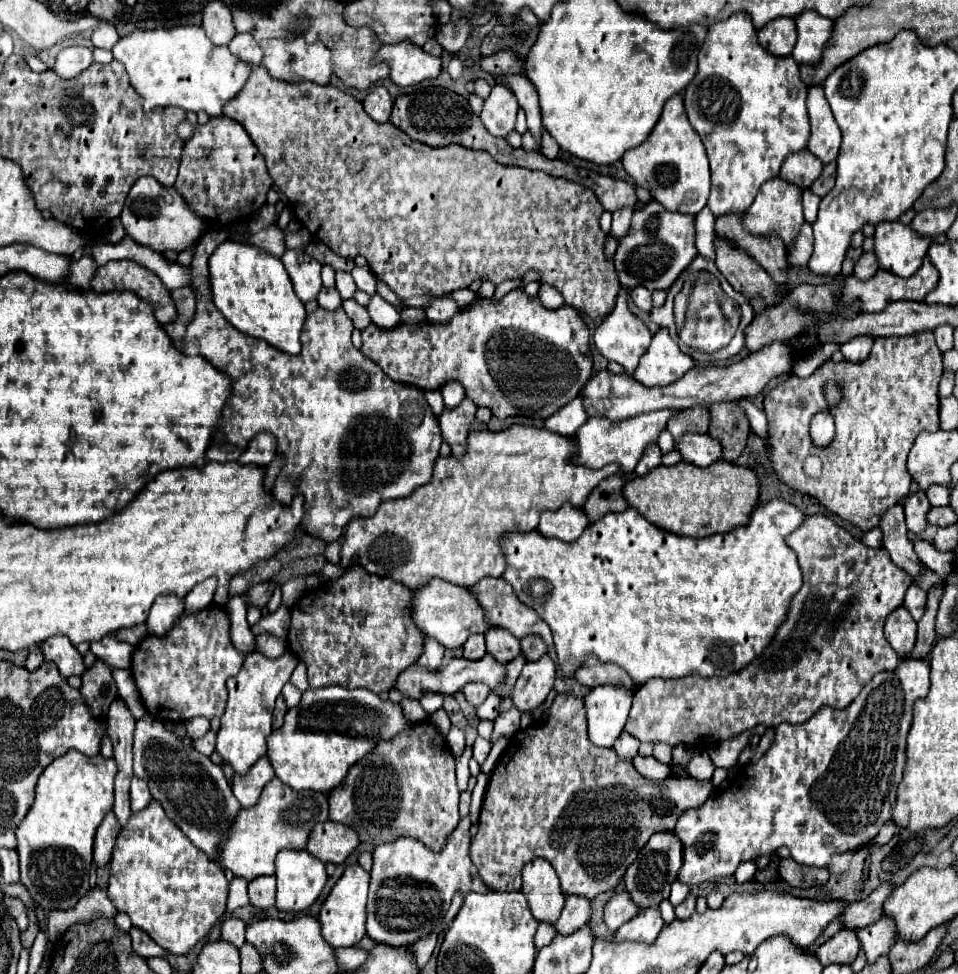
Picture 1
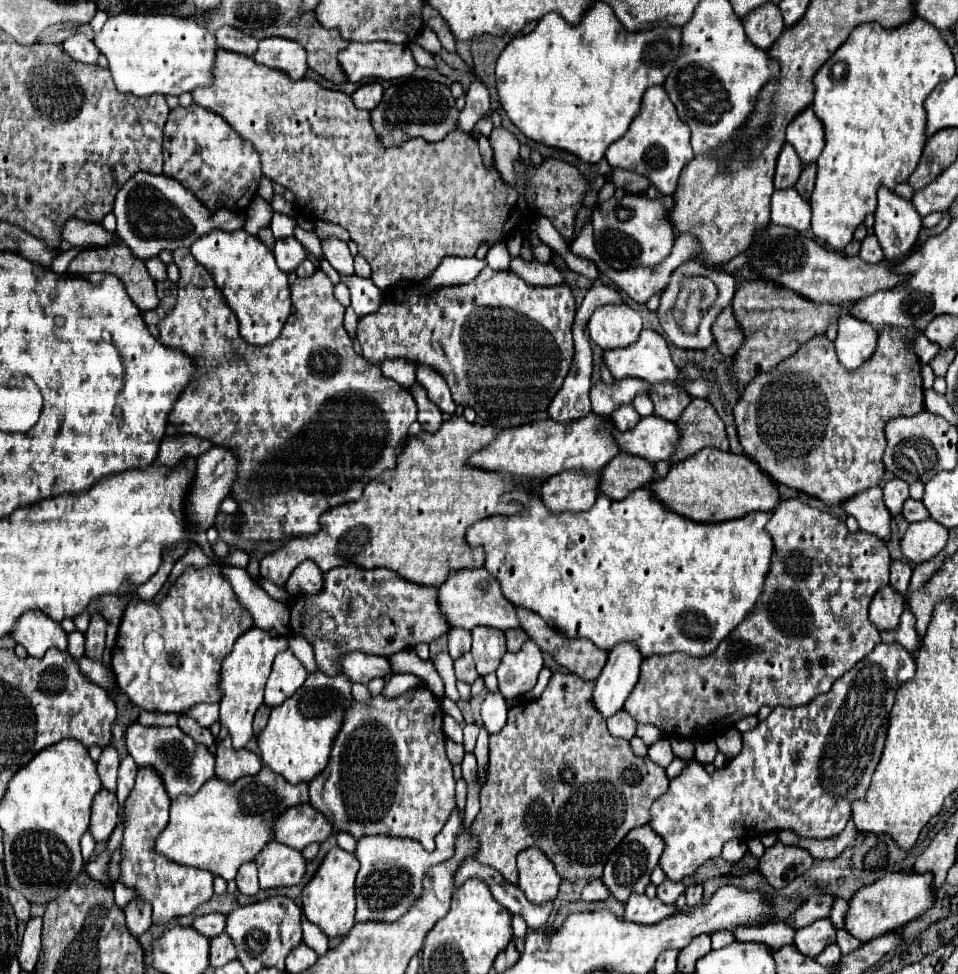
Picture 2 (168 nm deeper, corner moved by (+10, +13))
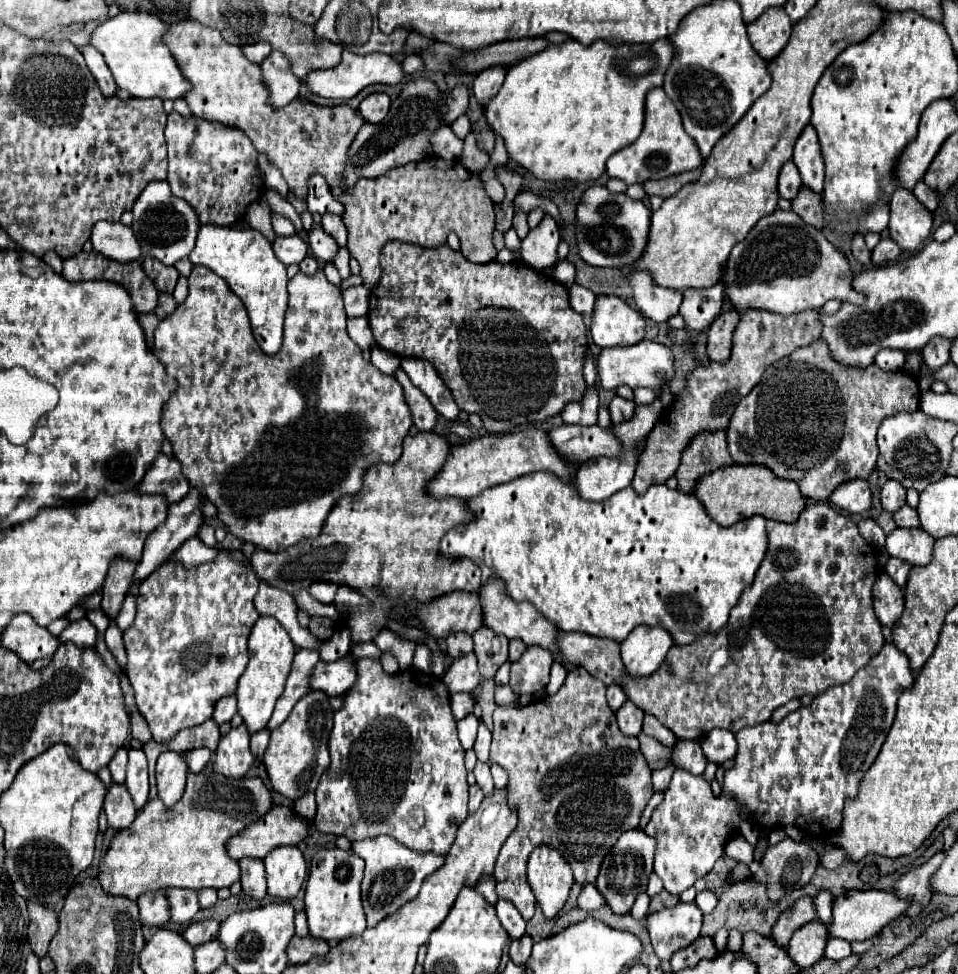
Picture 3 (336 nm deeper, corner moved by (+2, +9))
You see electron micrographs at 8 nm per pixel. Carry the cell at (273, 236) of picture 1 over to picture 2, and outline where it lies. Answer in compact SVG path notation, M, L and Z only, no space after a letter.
M138 173L118 191L114 203L114 215L118 219L116 235L130 247L138 259L156 257L160 251L174 251L178 247L190 247L198 235L204 235L212 229L236 231L244 225L244 215L234 215L230 211L216 211L214 215L178 181L166 175Z

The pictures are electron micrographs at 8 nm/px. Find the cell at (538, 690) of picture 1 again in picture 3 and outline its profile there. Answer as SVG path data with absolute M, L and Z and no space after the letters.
M532 645L524 651L524 655L512 663L510 671L510 687L518 695L532 695L542 691L548 685L550 665L554 663L554 655L548 649Z

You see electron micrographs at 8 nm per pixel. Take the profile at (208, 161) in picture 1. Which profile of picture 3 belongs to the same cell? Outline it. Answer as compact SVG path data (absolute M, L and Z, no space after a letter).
M172 111L166 125L166 143L168 183L172 193L196 209L200 223L220 227L238 223L244 219L248 205L262 197L264 181L258 169L258 151L240 129L196 121L196 117L184 119Z

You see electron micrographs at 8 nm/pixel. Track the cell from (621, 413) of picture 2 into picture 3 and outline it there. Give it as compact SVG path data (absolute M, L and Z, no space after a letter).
M614 397L612 403L608 405L610 409L610 417L612 417L612 423L614 425L620 425L620 423L626 423L634 417L634 409L636 409L636 403L634 401L626 401L622 397Z

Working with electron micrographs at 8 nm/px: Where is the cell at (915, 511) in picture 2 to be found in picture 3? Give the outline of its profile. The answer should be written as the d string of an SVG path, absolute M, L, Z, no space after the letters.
M910 505L902 507L902 511L896 511L894 521L896 521L898 527L920 527L918 511L914 507L910 507Z

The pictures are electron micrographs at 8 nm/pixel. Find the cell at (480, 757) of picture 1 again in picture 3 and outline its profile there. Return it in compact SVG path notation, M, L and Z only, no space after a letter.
M480 723L478 737L476 737L476 743L474 743L474 751L476 751L476 757L478 757L478 761L488 761L490 739L492 739L492 733L486 729L486 725L484 725L484 723Z

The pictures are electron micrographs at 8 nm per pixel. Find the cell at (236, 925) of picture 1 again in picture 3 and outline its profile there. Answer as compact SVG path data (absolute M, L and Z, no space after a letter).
M206 919L206 921L198 921L198 923L192 923L182 935L186 939L190 939L192 945L202 945L206 941L212 941L218 937L218 929L220 929L220 923L214 921L214 919Z

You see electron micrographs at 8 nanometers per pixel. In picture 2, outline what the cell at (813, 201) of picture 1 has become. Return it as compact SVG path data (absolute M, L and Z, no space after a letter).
M796 189L774 191L772 195L772 223L786 225L796 231L810 229L810 205L798 197Z

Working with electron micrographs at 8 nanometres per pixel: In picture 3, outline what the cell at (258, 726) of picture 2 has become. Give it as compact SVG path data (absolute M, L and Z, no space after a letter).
M262 729L262 731L258 731L258 733L252 735L250 749L252 749L252 755L256 759L262 759L262 755L264 755L264 751L268 747L268 741L270 741L270 729Z

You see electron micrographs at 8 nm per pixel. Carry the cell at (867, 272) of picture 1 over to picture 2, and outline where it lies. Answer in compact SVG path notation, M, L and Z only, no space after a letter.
M868 235L868 237L862 241L860 257L862 257L866 263L880 263L880 261L884 259L884 251L882 251L876 235Z

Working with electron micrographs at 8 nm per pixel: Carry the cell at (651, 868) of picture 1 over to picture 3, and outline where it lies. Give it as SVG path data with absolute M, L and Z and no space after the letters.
M640 829L626 831L622 839L614 843L614 847L610 849L610 855L606 855L602 863L602 873L596 879L598 891L602 891L608 907L614 913L618 915L630 913L636 897L646 891L648 877L654 873L654 853L656 853L656 839L644 835Z

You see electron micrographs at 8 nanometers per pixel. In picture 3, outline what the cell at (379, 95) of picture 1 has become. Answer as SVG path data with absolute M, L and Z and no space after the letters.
M372 93L358 107L364 121L370 123L380 123L386 117L388 109L390 109L390 97L386 93Z

